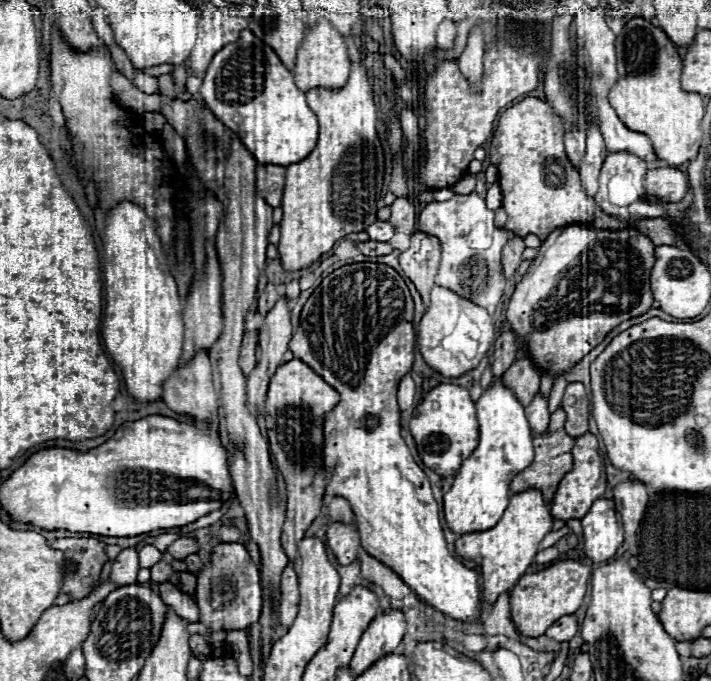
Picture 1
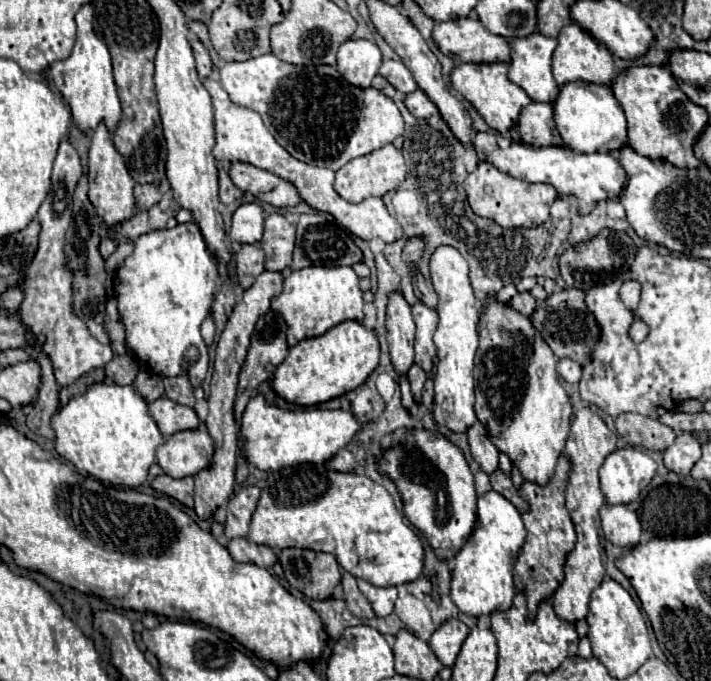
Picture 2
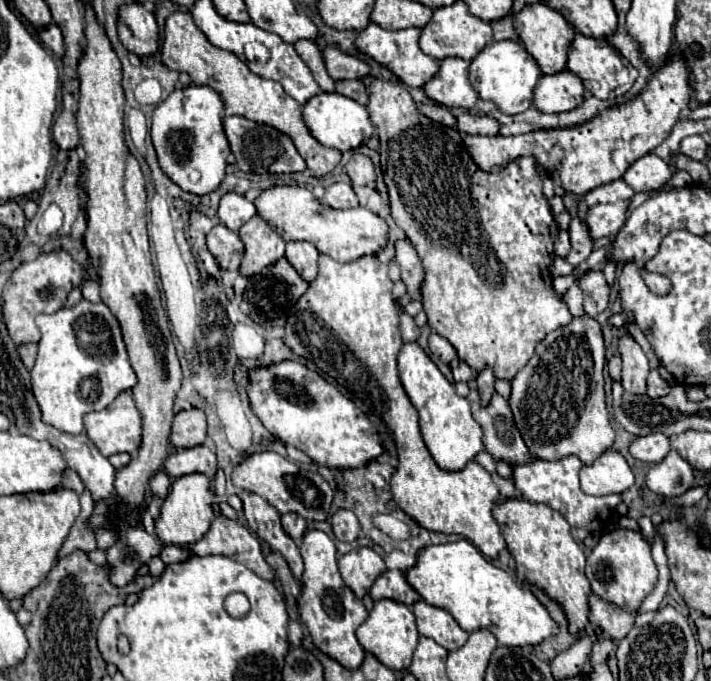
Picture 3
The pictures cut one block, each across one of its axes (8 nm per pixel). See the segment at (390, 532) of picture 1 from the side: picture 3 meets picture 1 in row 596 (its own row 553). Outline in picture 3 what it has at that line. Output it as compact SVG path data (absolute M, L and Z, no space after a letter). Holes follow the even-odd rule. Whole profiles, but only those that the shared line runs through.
M468 540L424 548L416 566L406 570L406 578L424 602L448 610L462 630L470 632L486 626L502 646L536 646L558 634L558 624L536 594L488 562Z

